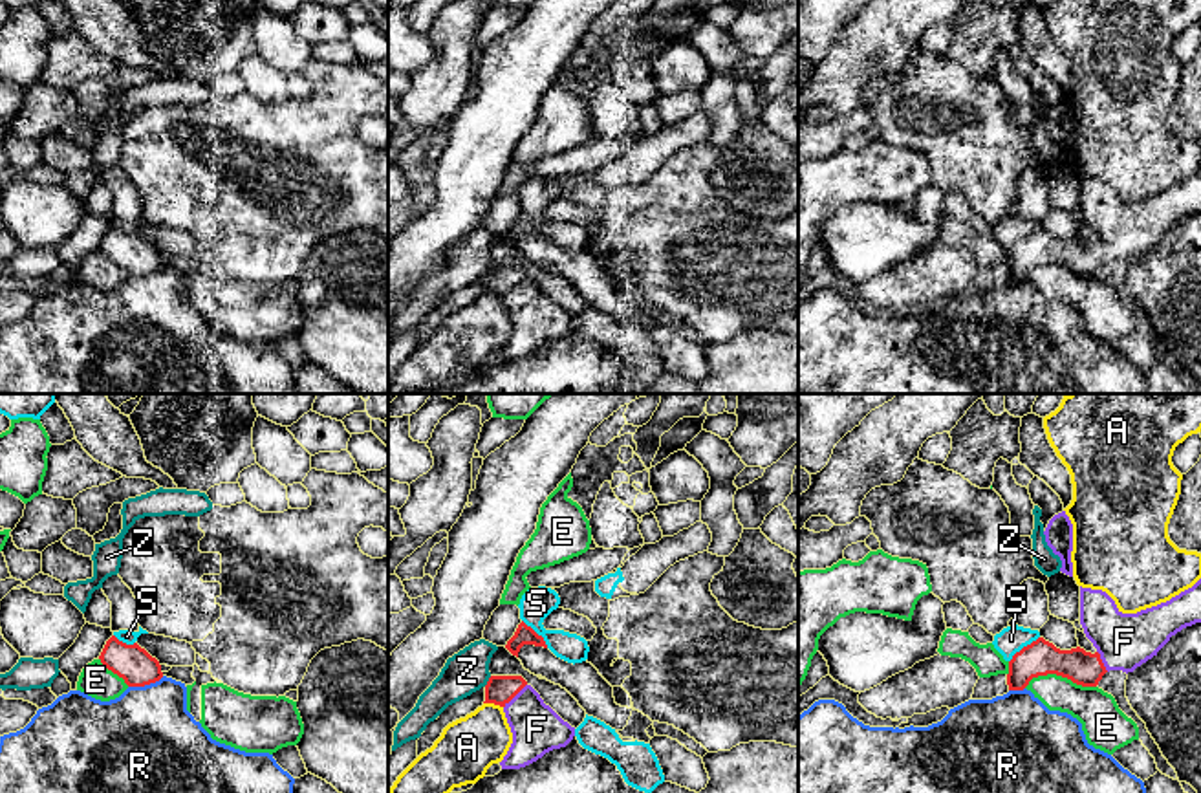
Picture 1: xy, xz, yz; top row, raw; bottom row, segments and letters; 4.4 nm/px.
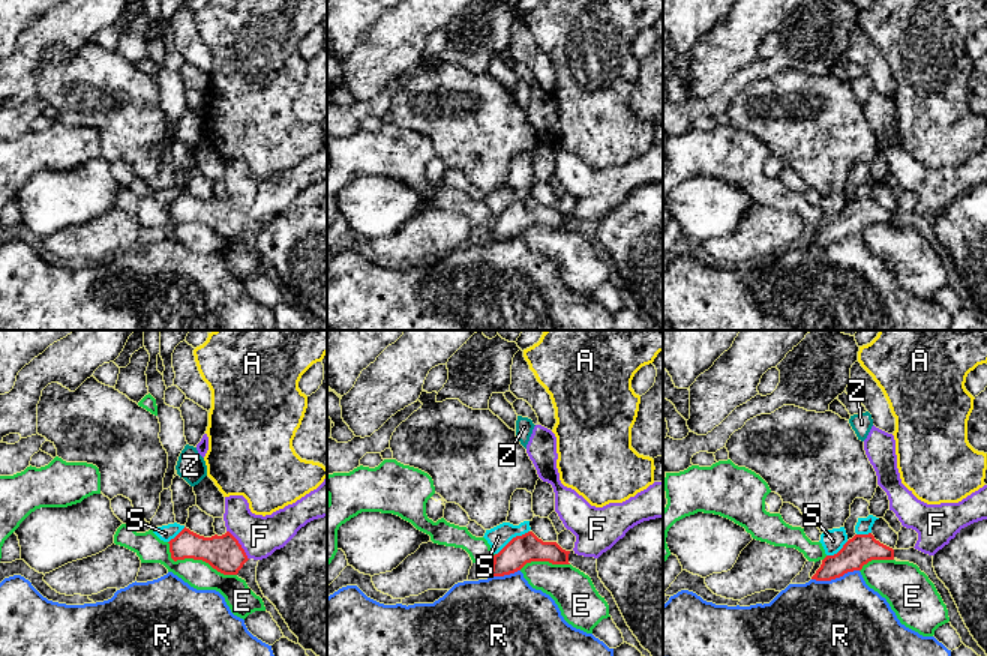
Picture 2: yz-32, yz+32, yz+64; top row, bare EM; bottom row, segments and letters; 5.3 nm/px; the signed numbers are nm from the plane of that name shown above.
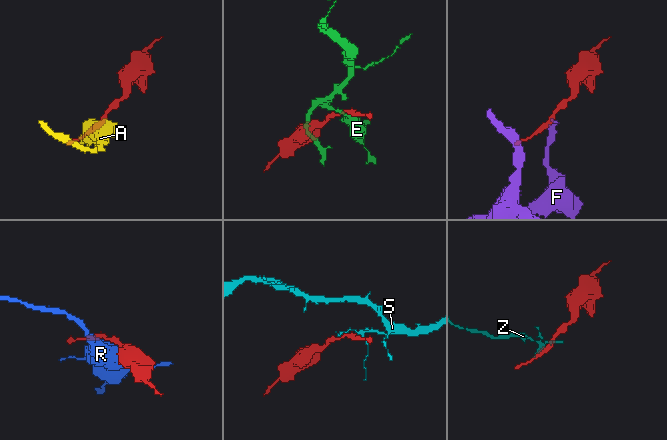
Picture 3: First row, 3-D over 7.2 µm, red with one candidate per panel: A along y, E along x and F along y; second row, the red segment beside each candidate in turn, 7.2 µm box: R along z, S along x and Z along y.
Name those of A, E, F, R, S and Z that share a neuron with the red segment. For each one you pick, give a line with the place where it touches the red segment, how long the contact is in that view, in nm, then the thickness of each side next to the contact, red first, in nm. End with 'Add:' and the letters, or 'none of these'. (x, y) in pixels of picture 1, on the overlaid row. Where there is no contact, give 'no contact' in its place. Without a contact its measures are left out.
F: contact xz (515, 695); length 150 nm; calibres 130 and 220 nm
Add: F

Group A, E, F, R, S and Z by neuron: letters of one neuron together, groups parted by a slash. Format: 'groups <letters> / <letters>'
groups A / E / F / R / S / Z

